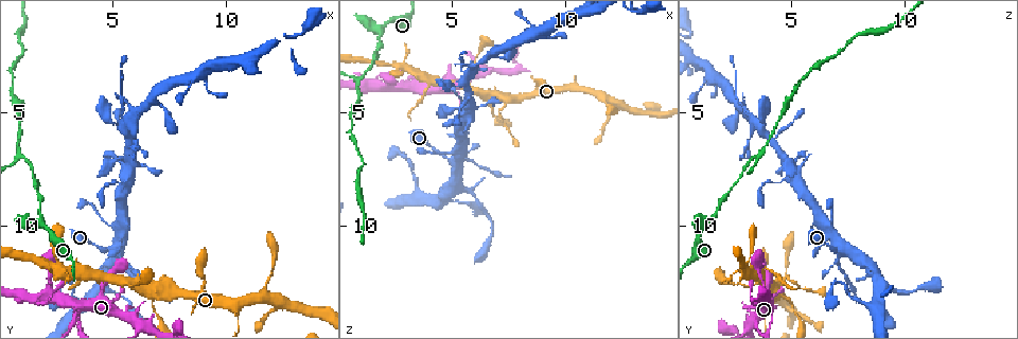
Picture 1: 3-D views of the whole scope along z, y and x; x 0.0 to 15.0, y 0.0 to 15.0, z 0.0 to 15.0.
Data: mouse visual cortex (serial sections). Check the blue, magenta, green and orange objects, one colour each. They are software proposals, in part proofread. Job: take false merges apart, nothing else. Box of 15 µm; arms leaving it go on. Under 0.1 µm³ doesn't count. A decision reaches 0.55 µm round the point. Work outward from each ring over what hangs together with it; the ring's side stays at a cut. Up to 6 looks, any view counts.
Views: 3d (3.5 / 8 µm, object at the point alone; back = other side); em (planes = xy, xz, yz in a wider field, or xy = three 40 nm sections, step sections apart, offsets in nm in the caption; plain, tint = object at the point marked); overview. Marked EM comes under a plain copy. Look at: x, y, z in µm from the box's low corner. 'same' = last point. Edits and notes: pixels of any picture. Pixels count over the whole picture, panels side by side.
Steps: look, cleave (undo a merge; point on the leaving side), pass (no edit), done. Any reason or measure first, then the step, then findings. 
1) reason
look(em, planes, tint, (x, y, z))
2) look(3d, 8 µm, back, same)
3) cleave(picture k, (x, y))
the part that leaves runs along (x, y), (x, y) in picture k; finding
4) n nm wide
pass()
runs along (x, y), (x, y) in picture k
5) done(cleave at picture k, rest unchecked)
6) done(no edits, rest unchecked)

two arms in line, one across
look(3d, 3.5 µm, back, (5.2, 11.7, 8.3))

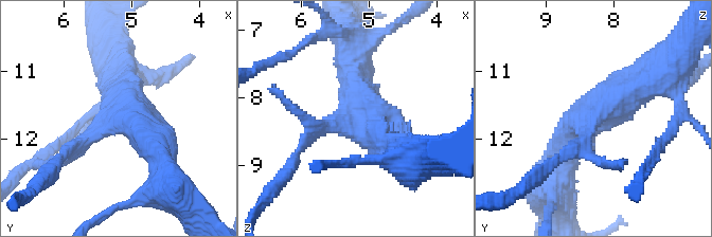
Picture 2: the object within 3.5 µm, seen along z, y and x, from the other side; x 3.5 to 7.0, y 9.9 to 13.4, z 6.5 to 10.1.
look(em, xy, step 3, tint, (5.25, 11.70, 8.40))

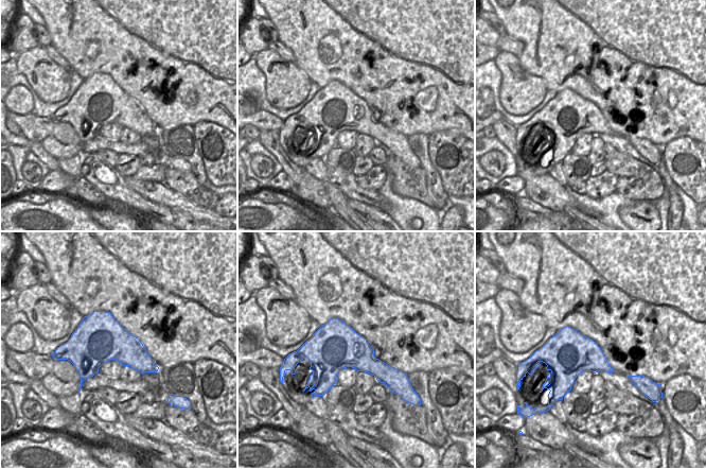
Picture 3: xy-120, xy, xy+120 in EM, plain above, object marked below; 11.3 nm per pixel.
pass()
runs along (669, 72), (568, 127), (557, 153) in picture 2; continuous, no second cell

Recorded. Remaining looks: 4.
sudden change in width
look(3d, 3.5 µm, back, (7.1, 14.4, 5.5))

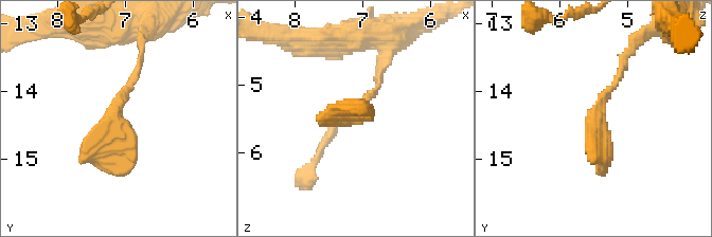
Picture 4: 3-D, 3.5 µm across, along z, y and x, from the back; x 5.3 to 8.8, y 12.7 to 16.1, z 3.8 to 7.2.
look(em, xy, step 1, tint, (7.15, 14.40, 5.45))

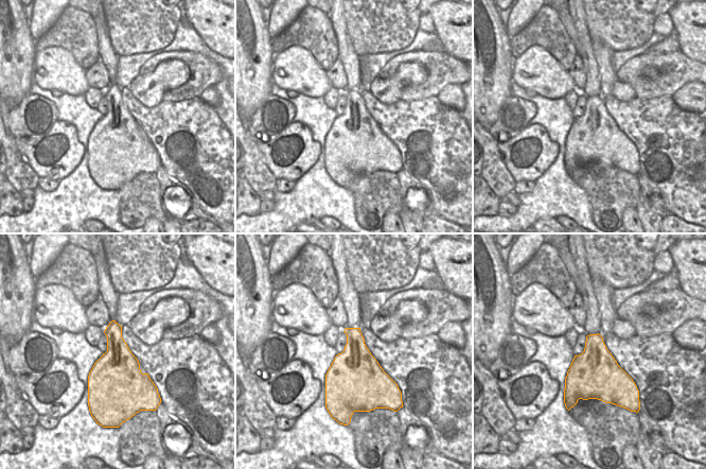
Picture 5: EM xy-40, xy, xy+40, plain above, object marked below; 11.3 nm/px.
pass()
runs along (623, 58), (599, 104), (593, 156) in picture 4; all the same cell

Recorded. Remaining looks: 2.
thin neck
look(3d, 3.5 µm, (3.4, 13.4, 3.9))

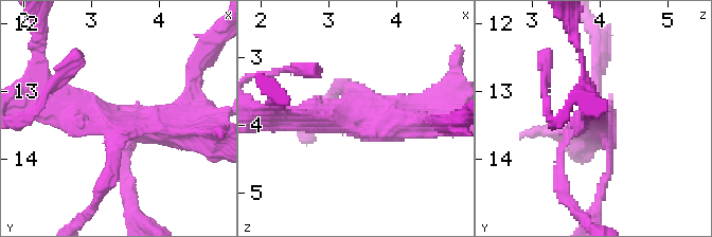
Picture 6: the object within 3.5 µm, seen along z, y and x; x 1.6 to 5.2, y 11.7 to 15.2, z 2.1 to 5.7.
4 arms; arms of 100, 150, 350, 500 nm
look(em, xy, step 5, tint, (3.40, 13.50, 3.95))

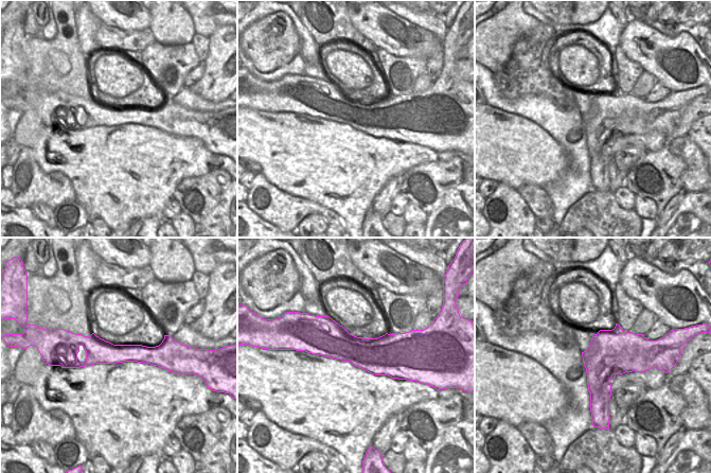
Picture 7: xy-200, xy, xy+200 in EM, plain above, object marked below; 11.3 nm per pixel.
pass()
runs along (161, 351), (96, 353), (77, 365) in picture 7; one cell here

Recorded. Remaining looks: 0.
done(no edits, rest unchecked)

